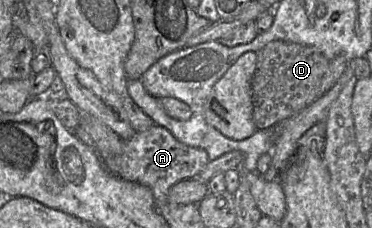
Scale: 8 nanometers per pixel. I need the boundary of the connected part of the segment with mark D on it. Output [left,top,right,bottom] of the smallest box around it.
[252,40,330,130]

